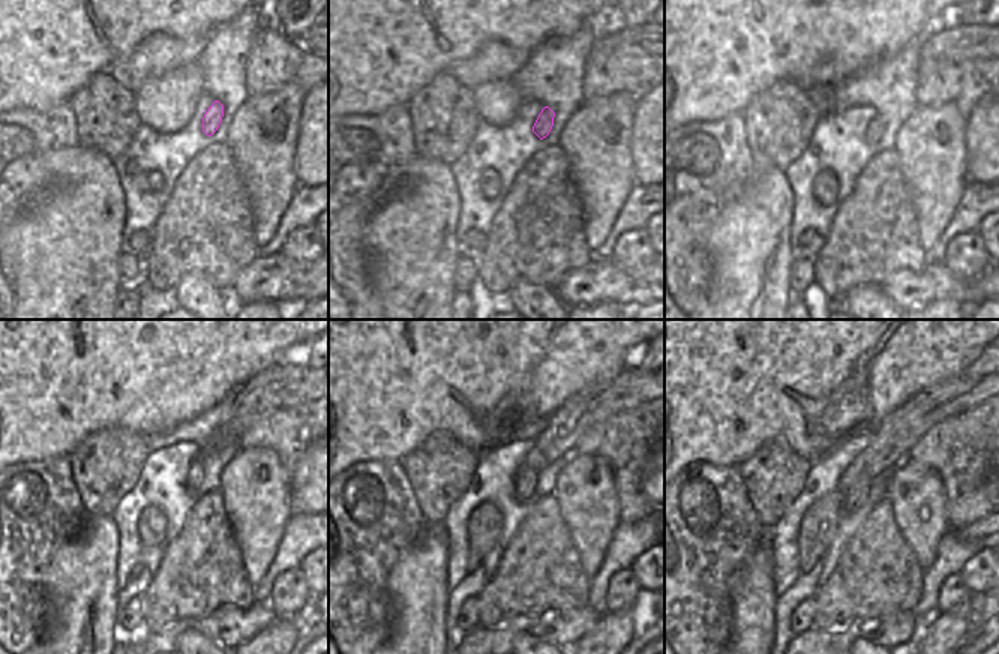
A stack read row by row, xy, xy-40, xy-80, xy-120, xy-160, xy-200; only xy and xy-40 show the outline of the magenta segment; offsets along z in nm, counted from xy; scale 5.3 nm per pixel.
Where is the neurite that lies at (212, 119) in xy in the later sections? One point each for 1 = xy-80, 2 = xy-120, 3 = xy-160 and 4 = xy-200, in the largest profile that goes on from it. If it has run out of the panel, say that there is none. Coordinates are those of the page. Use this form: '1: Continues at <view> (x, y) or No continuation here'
1: Continues at xy-80 (875, 129)
2: Continues at xy-120 (195, 471)
3: Continues at xy-160 (525, 482)
4: Continues at xy-200 (855, 498)

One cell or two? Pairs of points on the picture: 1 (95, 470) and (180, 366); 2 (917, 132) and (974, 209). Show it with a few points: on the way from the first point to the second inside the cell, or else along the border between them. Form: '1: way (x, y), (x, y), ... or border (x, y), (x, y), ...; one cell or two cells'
1: border (92, 432), (101, 428), (125, 428), (150, 437); two cells
2: border (968, 182), (947, 224); two cells

